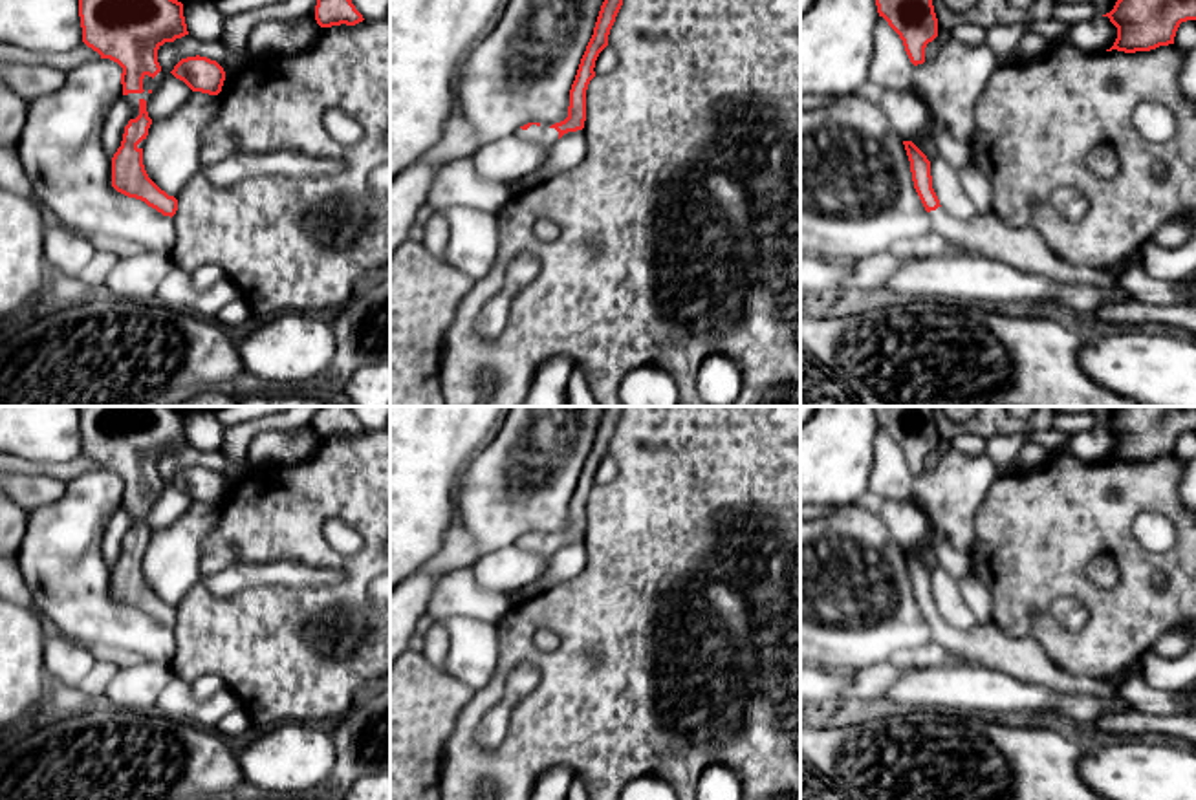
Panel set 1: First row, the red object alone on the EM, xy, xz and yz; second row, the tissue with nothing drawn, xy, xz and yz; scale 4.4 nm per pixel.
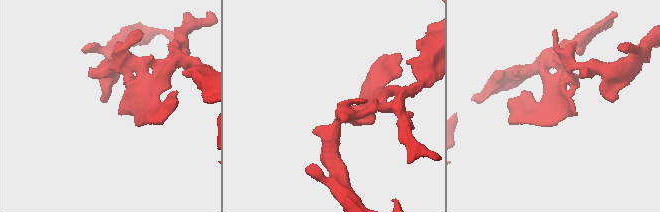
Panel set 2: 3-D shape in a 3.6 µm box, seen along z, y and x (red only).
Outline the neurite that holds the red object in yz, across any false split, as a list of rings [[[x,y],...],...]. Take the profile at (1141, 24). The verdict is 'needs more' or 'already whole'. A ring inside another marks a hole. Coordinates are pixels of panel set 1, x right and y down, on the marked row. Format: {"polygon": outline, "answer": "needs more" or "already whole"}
{"polygon": [[[1117,0],[1103,16],[1117,27],[1117,38],[1106,51],[1150,51],[1174,44],[1180,24],[1196,20],[1196,0]]], "answer": "already whole"}

